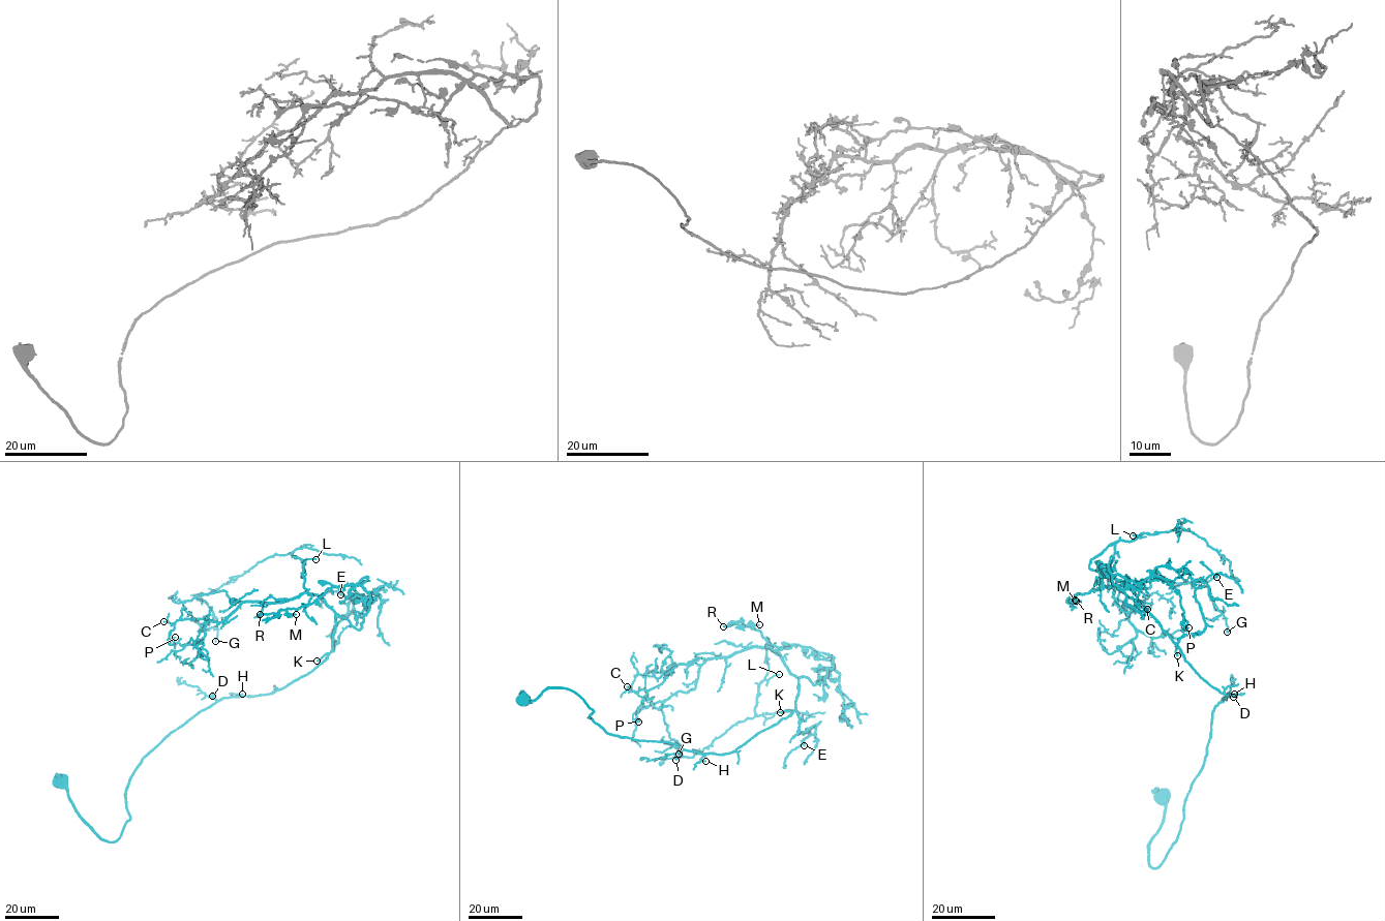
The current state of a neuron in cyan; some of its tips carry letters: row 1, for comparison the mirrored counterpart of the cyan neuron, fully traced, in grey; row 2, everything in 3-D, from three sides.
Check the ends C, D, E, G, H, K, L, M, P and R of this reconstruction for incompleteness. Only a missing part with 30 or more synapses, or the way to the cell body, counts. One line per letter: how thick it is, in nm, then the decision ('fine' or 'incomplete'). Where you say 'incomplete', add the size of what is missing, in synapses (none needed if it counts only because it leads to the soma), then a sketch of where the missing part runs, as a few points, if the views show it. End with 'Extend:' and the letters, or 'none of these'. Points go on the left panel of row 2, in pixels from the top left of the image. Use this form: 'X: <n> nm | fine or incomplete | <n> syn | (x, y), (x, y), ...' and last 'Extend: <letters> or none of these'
C: 130 nm | fine
D: 150 nm | fine
E: 100 nm | fine
G: 160 nm | fine
H: 130 nm | fine
K: 200 nm | fine
L: 240 nm | fine
M: 180 nm | fine
P: 110 nm | fine
R: 200 nm | incomplete | 30 syn | (260, 614), (242, 616), (229, 632)
Extend: R

